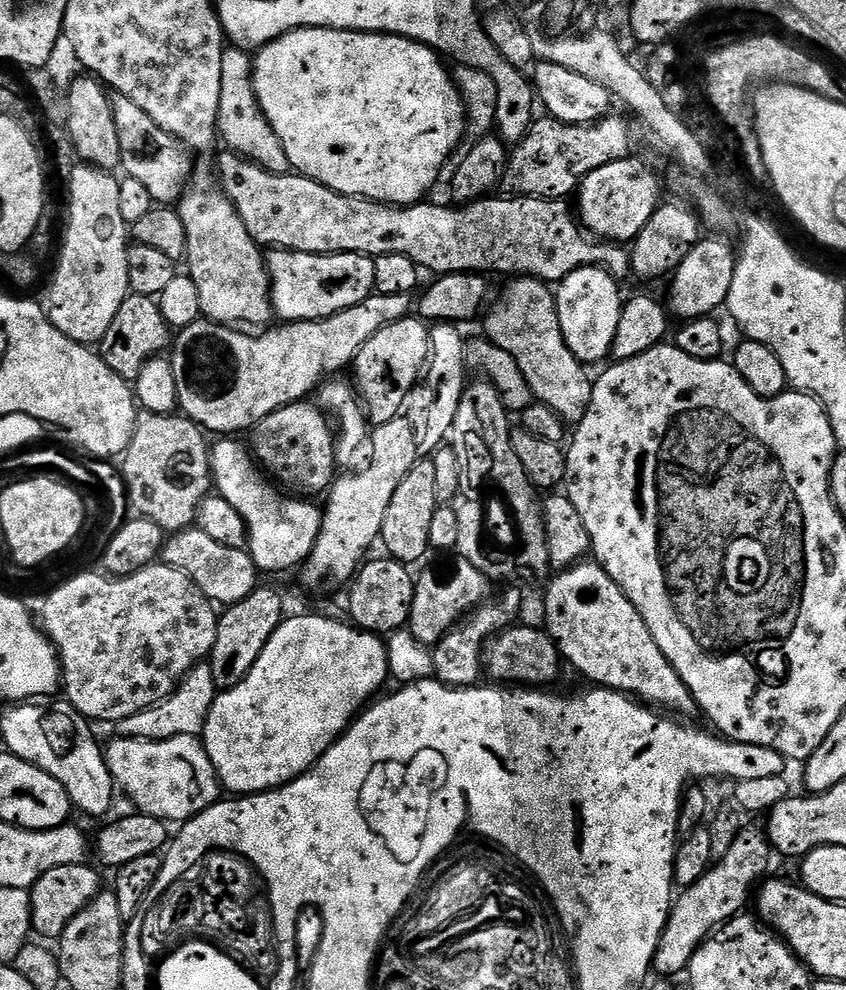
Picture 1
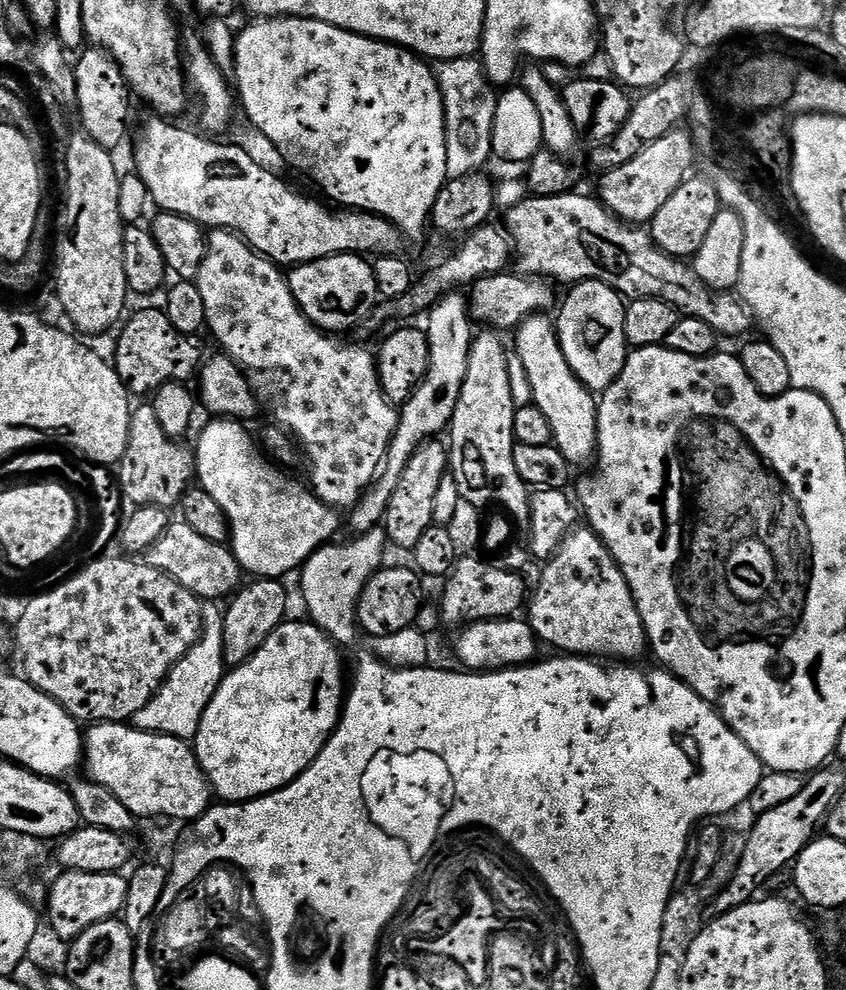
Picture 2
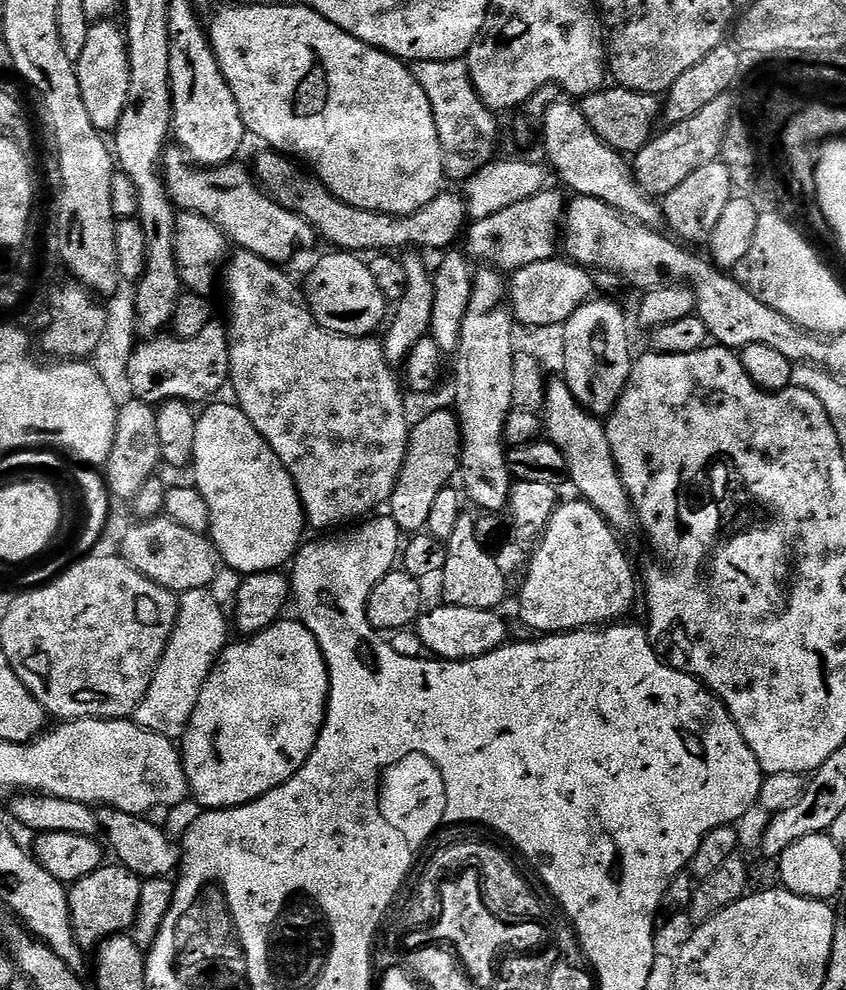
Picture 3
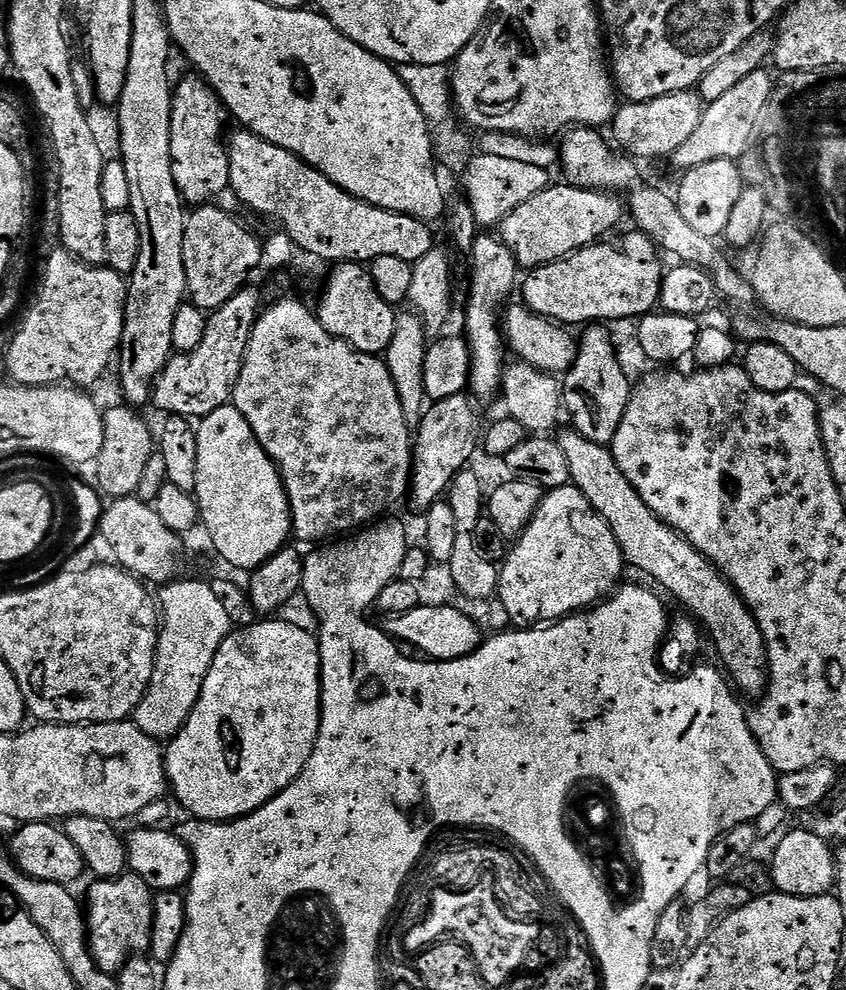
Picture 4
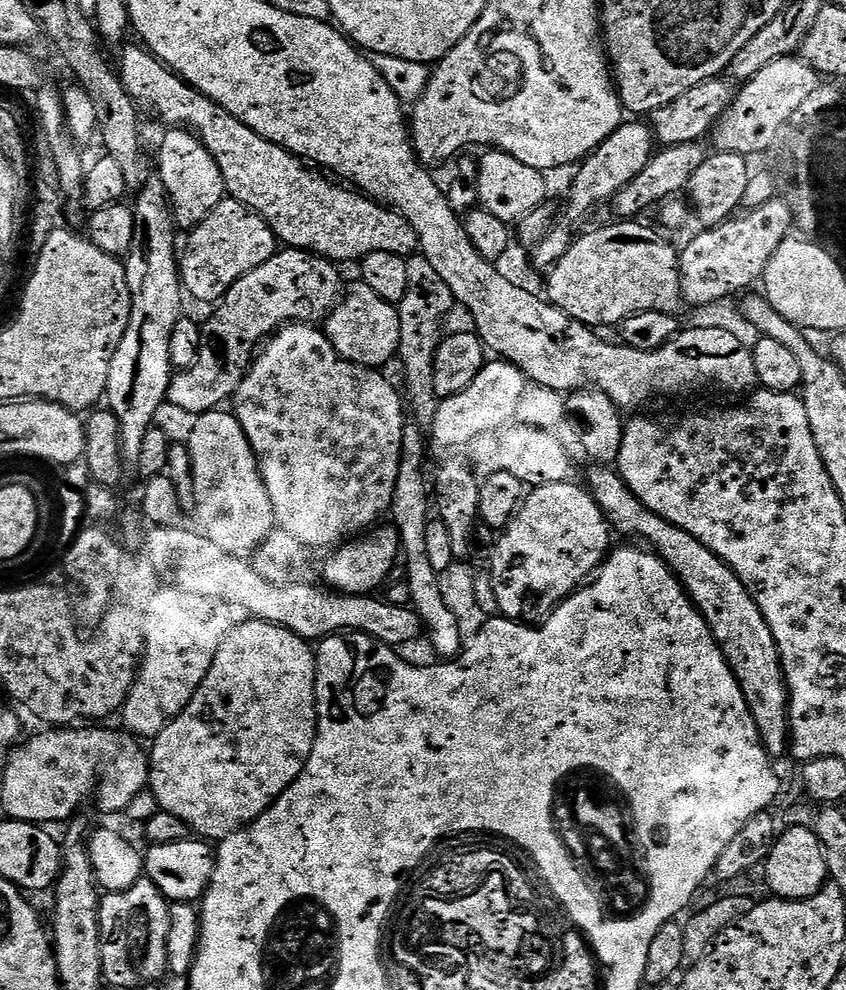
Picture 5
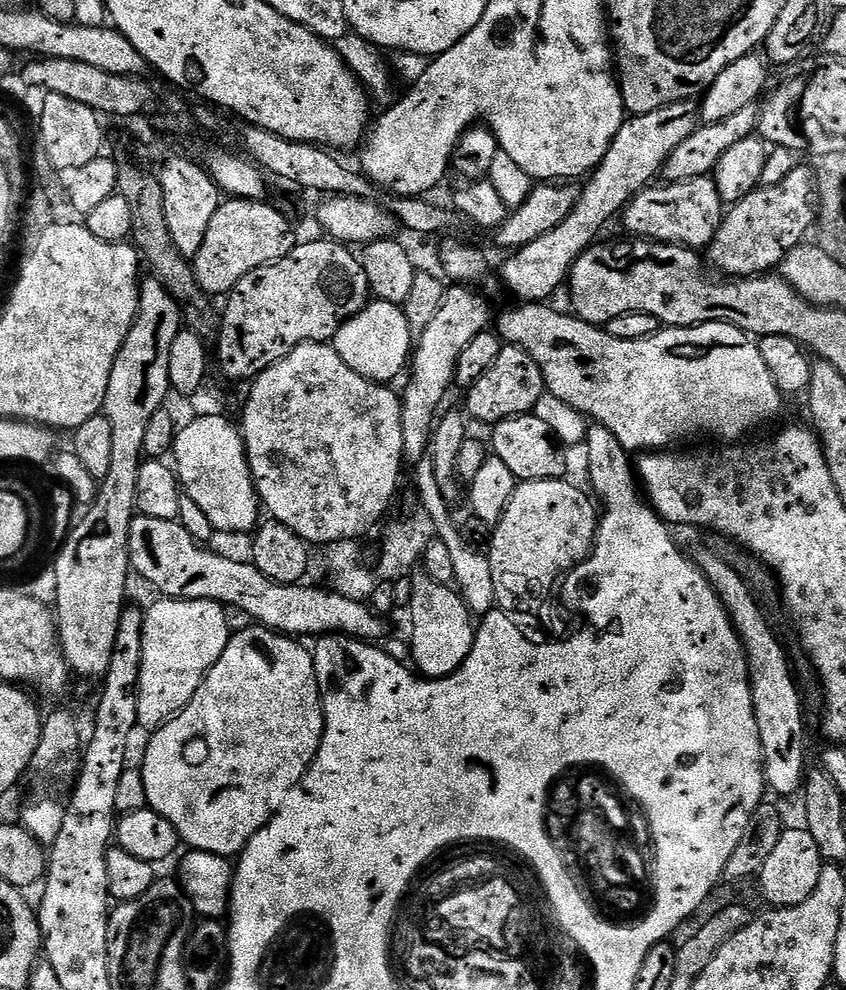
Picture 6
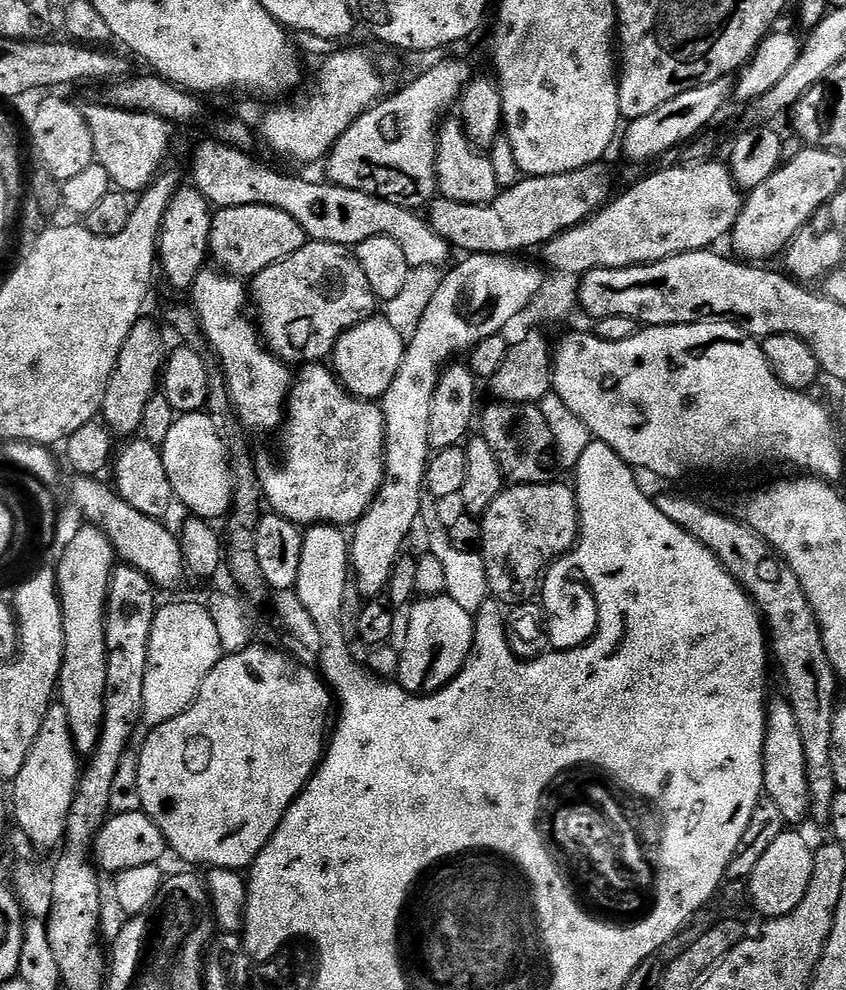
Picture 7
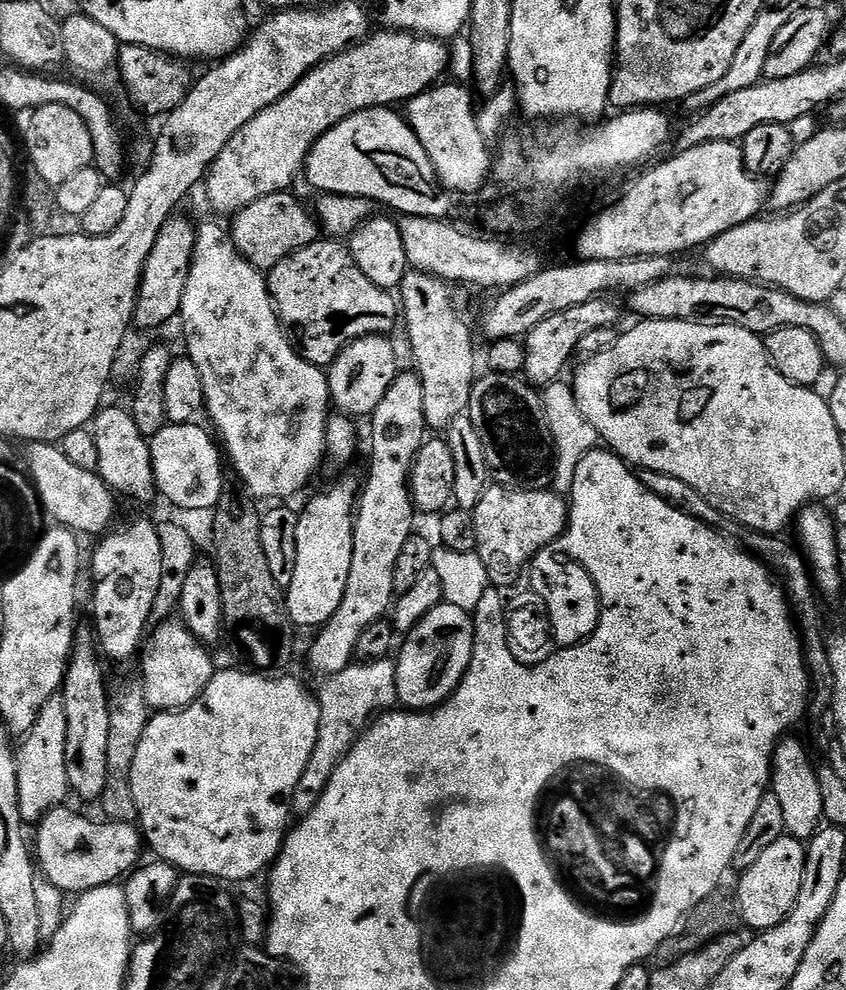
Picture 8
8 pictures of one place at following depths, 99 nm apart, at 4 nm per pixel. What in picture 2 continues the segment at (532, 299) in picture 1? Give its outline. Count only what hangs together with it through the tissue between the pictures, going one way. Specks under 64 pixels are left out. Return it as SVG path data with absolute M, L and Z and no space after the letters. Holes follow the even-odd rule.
M544 314L527 316L515 329L516 348L514 354L522 358L522 366L526 366L526 374L530 377L532 403L550 422L552 439L555 447L566 458L569 466L584 464L596 454L596 406L597 397L589 392L588 387L570 370L570 362L566 362L566 354L562 354L560 339L556 337L556 326Z

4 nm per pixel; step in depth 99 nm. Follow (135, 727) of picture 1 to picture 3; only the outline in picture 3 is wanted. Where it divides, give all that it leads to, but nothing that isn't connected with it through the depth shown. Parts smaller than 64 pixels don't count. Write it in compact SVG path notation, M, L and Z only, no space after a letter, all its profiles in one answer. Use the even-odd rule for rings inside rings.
M206 588L190 590L179 597L180 614L176 619L176 629L168 640L166 650L156 667L150 690L146 698L137 706L134 723L147 732L156 732L159 736L182 738L194 718L198 698L202 698L202 686L220 663L220 656L230 643L230 620L224 617L218 601Z

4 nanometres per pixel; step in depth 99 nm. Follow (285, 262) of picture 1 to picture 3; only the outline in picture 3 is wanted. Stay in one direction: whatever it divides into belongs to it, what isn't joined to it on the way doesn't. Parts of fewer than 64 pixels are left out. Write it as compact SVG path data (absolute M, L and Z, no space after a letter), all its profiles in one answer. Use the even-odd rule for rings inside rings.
M343 250L331 254L333 256L322 257L308 276L306 303L312 316L327 332L337 332L343 336L372 336L376 331L379 333L389 315L390 304L374 283L374 274L370 274L367 263L359 255Z

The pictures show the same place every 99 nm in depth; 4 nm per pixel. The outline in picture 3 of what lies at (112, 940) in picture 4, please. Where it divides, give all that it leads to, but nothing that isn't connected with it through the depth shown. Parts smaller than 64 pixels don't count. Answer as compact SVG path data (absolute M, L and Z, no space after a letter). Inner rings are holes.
M112 862L94 870L94 874L86 874L86 878L71 885L68 888L68 901L72 925L80 947L85 950L96 950L110 937L127 933L136 923L141 894L141 877L134 875L119 862Z

